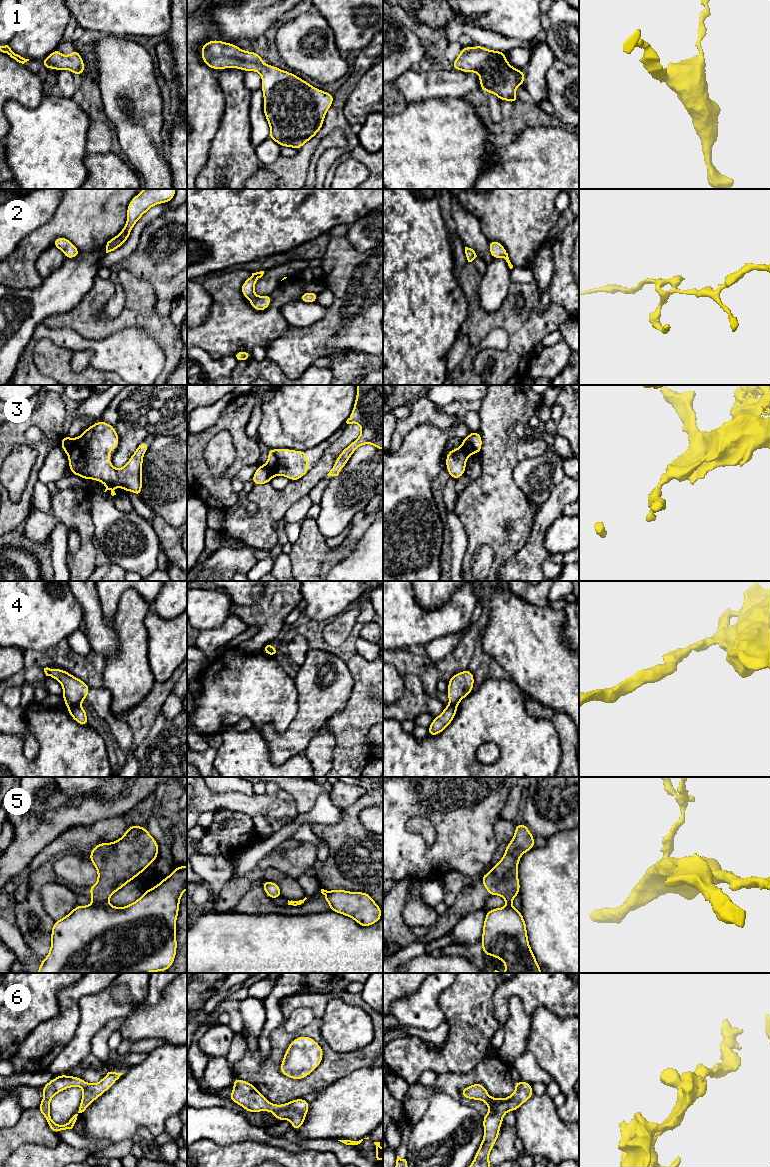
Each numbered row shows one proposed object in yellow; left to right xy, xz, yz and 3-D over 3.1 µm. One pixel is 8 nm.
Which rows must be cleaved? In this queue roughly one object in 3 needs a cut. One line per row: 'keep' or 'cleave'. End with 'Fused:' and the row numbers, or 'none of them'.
1: keep
2: keep
3: cleave
4: cleave
5: cleave
6: keep
Fused: 3, 4, 5

